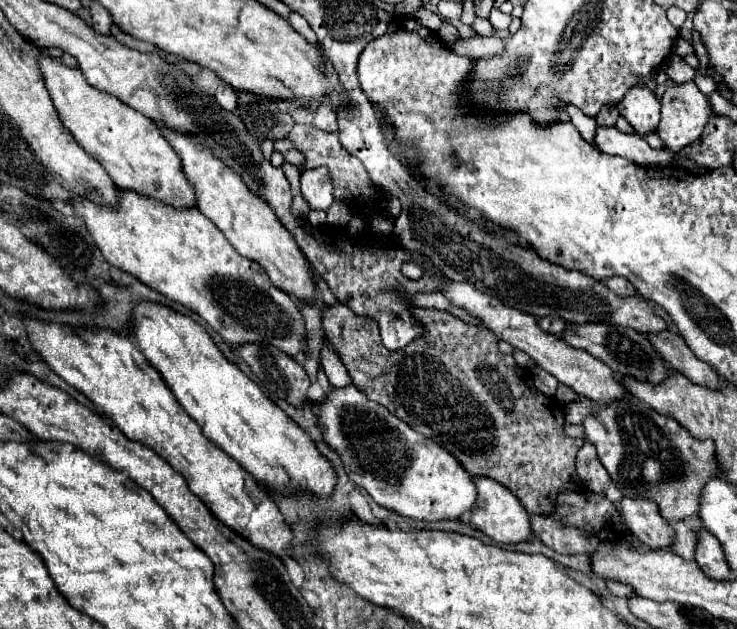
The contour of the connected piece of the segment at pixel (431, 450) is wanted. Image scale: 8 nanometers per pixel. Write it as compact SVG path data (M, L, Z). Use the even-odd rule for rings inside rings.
M354 385L332 387L322 403L318 403L318 425L322 431L328 429L326 443L334 449L344 463L344 469L358 487L366 489L366 493L382 507L396 511L398 515L424 519L424 521L440 521L440 519L458 519L462 513L470 511L476 501L476 487L468 475L468 471L452 459L452 455L440 447L436 441L412 431L408 423L396 419L386 407L372 403L362 391Z

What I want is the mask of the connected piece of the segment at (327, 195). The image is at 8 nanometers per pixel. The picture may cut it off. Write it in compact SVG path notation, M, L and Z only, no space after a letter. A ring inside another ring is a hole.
M316 169L316 171L302 171L302 189L300 189L304 201L308 203L310 209L320 209L328 211L332 205L332 181L326 173L326 169Z

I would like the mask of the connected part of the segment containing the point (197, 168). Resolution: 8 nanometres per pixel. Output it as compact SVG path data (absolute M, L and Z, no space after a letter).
M156 121L152 123L160 129L164 139L178 153L182 161L182 171L194 189L196 207L226 235L226 239L240 255L260 263L266 269L270 281L278 289L284 289L286 293L292 293L298 299L310 301L314 297L314 285L312 285L312 275L304 261L304 253L296 245L294 237L276 219L268 203L264 203L264 199L260 199L256 193L248 191L242 177L232 173L232 169L226 167L224 161L216 159L216 155L212 155L208 147L204 147L198 135L174 133L170 127L164 129L164 123L156 123Z

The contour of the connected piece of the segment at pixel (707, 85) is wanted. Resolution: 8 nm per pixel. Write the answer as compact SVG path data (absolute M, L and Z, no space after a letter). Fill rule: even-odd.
M698 75L694 81L696 81L698 89L700 89L700 91L704 91L706 95L712 95L712 93L716 93L716 91L718 91L718 89L716 89L716 81L714 81L712 77L704 77L704 75Z

